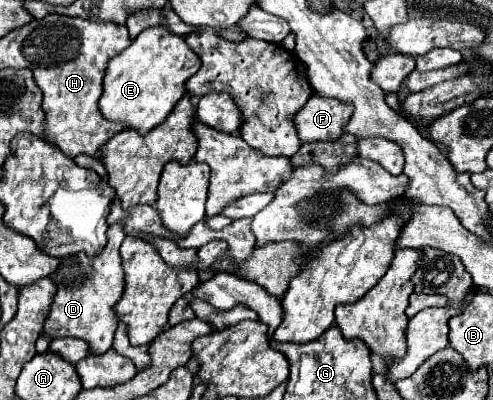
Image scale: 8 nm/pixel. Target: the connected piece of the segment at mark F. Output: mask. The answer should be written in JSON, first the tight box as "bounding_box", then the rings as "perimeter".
{"bounding_box":[295,95,353,141],"perimeter":[[[311,95],[305,107],[295,115],[299,139],[305,141],[333,141],[339,139],[349,121],[353,105],[323,95]]]}

